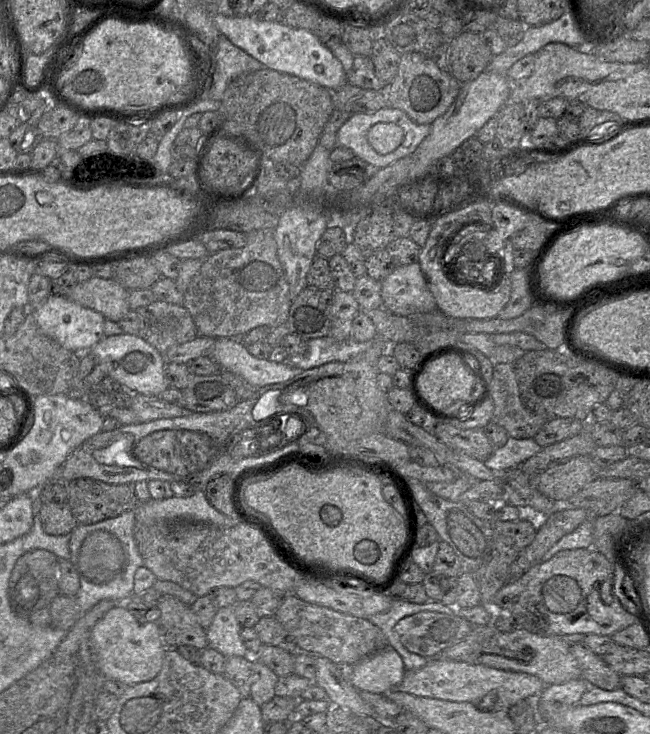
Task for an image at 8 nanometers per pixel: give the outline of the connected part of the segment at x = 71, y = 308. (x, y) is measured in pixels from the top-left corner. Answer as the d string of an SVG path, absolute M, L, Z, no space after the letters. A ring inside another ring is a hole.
M50 295L39 306L29 308L34 309L35 321L41 332L67 350L87 352L104 337L104 316L72 301L67 296Z

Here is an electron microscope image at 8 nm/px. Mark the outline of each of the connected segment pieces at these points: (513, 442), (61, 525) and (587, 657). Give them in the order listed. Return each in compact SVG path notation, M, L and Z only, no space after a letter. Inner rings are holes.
M509 437L502 447L496 447L492 455L484 462L492 470L512 470L519 467L537 454L541 447L534 438L515 439Z
M68 502L41 504L39 518L43 530L49 535L71 534L79 524Z
M584 643L571 646L571 653L576 658L581 670L581 678L589 685L612 691L621 687L622 676L613 670L601 656L594 653Z

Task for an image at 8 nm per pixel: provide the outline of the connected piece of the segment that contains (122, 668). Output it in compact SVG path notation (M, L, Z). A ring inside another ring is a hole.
M117 604L91 629L90 643L98 671L104 678L111 678L125 685L147 682L155 678L163 664L167 649L161 637L158 622L140 623L125 607Z

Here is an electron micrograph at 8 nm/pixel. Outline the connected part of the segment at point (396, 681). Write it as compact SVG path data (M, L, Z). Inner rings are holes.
M387 646L353 665L351 683L359 691L386 694L397 689L404 675L401 656Z

